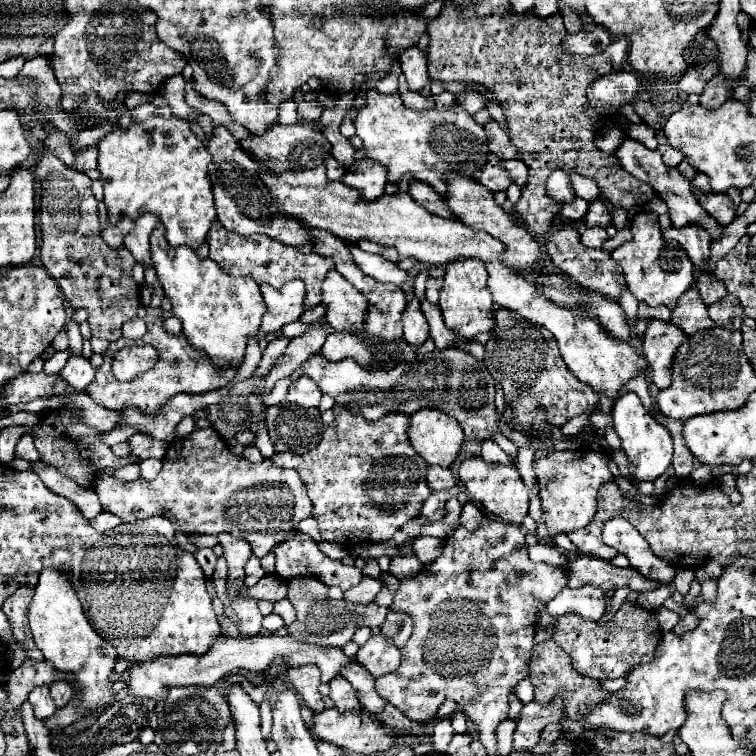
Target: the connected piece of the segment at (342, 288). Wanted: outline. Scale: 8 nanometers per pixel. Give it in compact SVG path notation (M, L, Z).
M332 270L322 286L322 302L328 306L326 322L334 332L362 332L368 300L346 278Z

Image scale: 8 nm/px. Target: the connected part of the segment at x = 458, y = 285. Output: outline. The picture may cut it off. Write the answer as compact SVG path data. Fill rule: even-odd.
M464 258L464 262L450 262L446 266L446 276L444 276L444 286L440 290L440 310L444 324L456 332L464 340L474 340L480 332L488 332L494 328L494 318L490 316L492 312L492 294L486 286L488 272L484 268L484 262L478 258Z

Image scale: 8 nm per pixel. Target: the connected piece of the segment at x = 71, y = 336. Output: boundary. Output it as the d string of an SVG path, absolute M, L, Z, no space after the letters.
M70 322L68 326L66 326L66 334L68 334L68 340L70 340L70 352L72 354L82 354L82 336L80 336L80 330L78 330L78 324L74 324L74 322Z

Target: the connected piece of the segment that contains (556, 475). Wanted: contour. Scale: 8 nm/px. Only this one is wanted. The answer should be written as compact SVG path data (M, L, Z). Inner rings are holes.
M588 450L588 454L582 452L552 452L550 456L536 460L534 462L534 470L536 470L536 478L538 478L538 486L540 486L540 500L542 500L542 522L548 528L550 538L556 538L558 534L570 534L574 530L582 530L596 514L596 494L600 484L604 482L612 482L614 476L608 470L608 460L598 454Z

